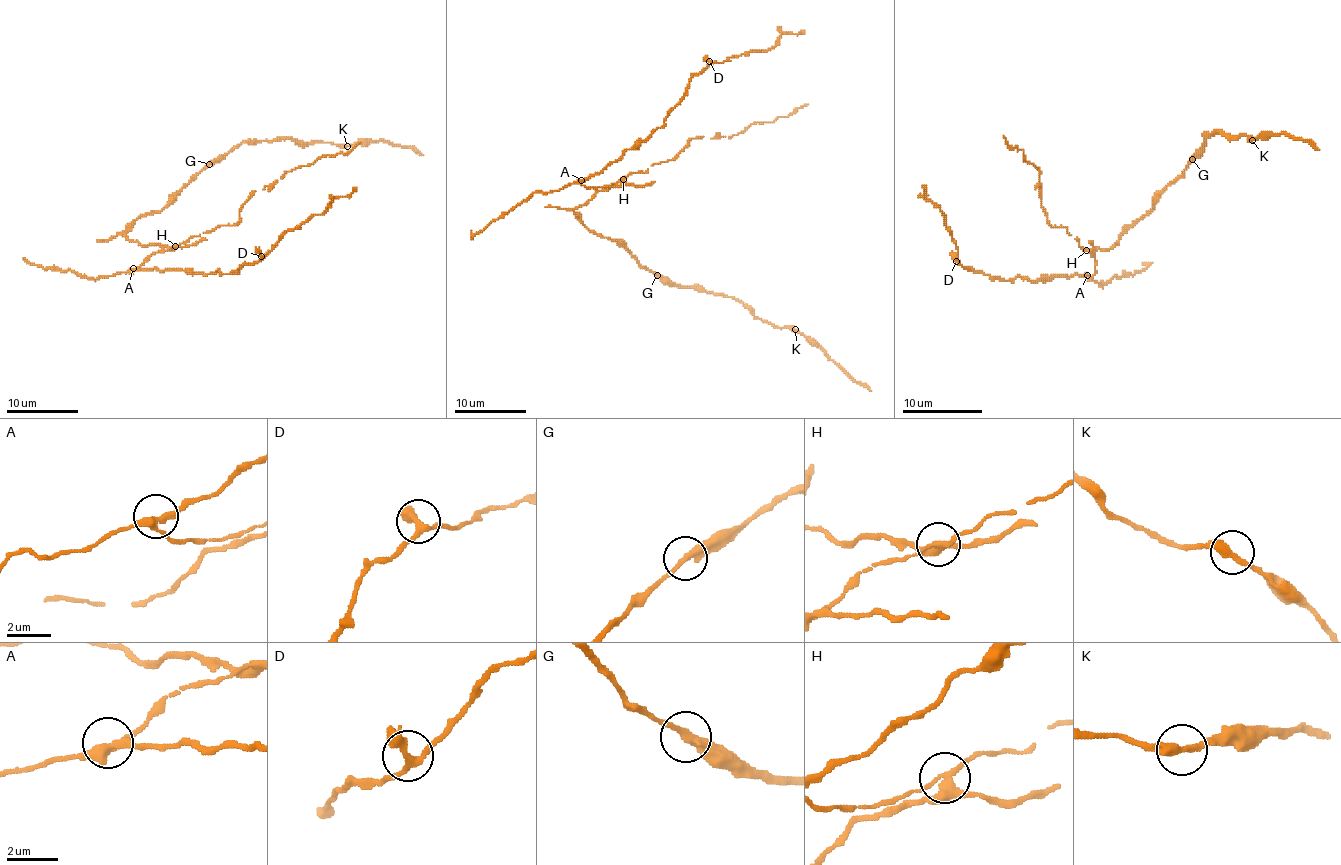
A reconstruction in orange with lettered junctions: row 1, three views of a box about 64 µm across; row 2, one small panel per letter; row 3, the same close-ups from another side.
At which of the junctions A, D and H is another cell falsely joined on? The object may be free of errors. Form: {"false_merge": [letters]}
{"false_merge": ["H"]}

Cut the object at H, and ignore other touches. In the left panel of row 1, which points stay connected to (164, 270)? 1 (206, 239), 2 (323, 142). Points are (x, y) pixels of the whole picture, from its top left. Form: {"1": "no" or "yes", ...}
{"1": "no", "2": "no"}

